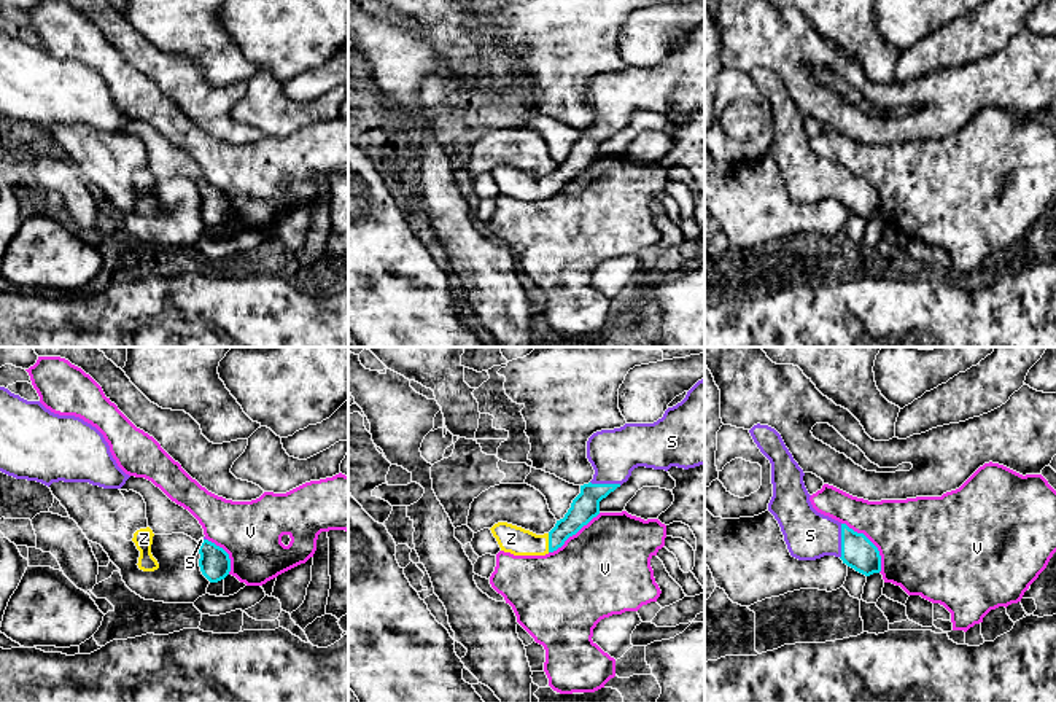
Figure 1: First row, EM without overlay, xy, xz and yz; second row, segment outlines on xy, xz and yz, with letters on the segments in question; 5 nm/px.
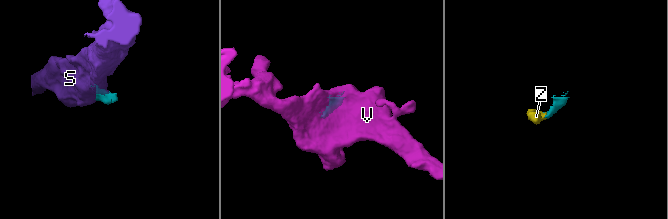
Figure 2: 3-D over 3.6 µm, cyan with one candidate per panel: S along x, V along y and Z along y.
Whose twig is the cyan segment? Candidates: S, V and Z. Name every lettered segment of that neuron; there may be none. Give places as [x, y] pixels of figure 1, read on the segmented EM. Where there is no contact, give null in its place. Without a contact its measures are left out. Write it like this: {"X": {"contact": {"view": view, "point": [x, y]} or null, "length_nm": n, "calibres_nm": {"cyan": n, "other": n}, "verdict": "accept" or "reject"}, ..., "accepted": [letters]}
{"S": {"contact": {"view": "yz", "point": [842, 542]}, "length_nm": 180, "calibres_nm": {"cyan": 170, "other": 240}, "verdict": "accept"}, "V": {"contact": {"view": "yz", "point": [872, 543]}, "length_nm": 320, "calibres_nm": {"cyan": 170, "other": 440}, "verdict": "reject"}, "Z": {"contact": {"view": "xz", "point": [549, 543]}, "length_nm": 100, "calibres_nm": {"cyan": 140, "other": 140}, "verdict": "accept"}, "accepted": ["S", "Z"]}

